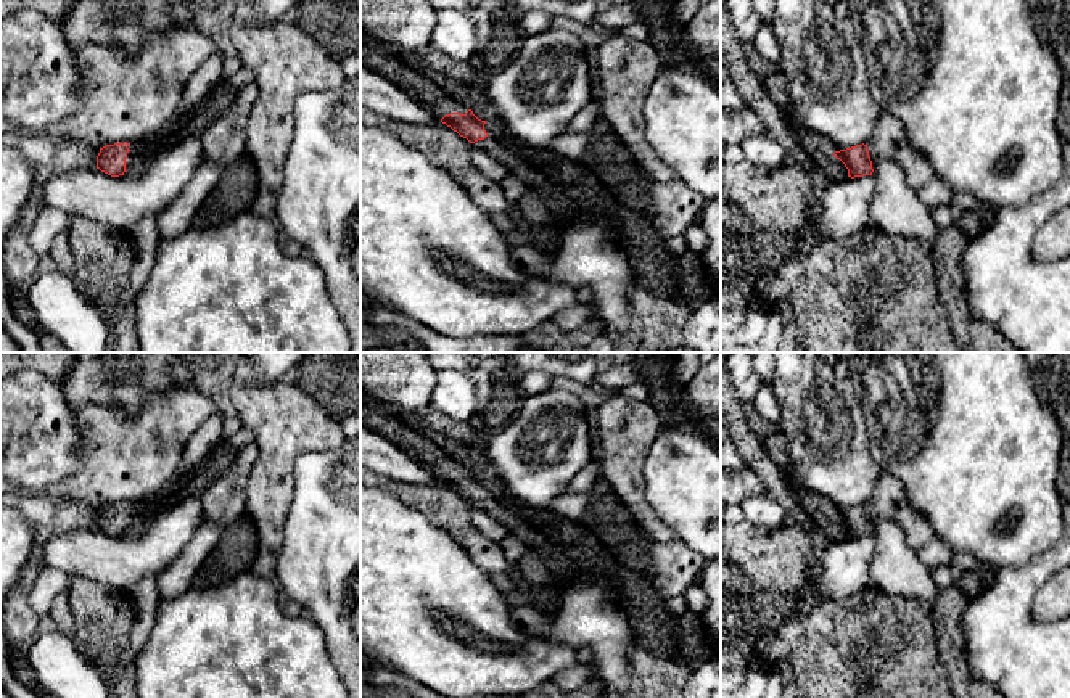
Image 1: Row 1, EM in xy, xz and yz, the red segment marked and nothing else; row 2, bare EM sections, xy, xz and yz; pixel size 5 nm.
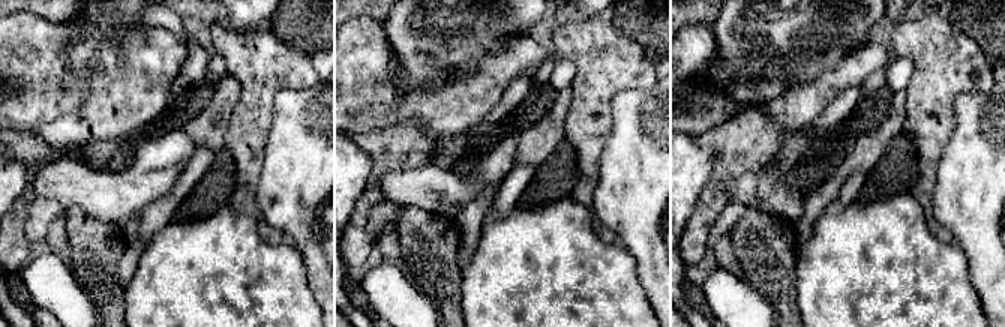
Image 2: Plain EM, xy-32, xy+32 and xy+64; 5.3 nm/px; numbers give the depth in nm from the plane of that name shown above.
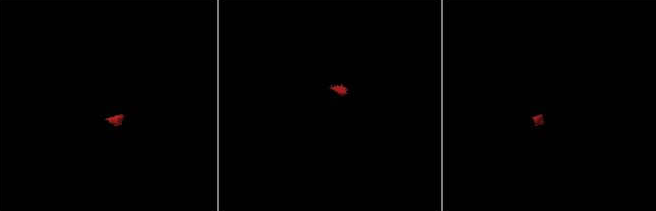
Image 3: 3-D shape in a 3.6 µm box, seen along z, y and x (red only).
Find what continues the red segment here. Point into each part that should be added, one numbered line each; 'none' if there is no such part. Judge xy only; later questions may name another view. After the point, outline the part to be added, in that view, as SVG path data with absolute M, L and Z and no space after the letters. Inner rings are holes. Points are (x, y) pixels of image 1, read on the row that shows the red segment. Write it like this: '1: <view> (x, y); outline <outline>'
1: xy (140, 151); outline M156 137L129 143L124 175L134 177L137 174L143 174L151 158L156 154L156 151L161 146L163 146L163 142L159 142Z

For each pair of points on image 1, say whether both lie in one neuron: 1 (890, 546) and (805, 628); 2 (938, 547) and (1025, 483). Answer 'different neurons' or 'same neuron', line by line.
1: different neurons
2: different neurons

